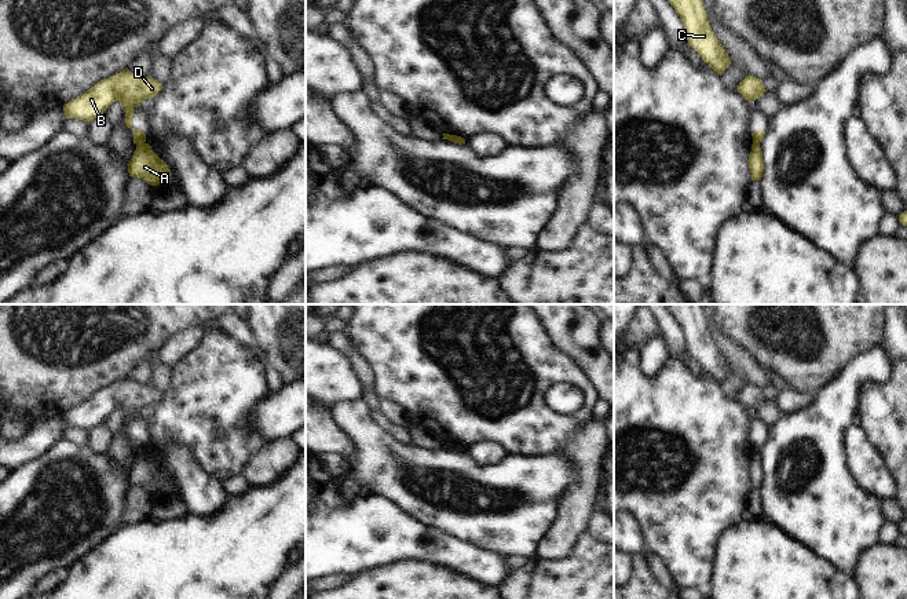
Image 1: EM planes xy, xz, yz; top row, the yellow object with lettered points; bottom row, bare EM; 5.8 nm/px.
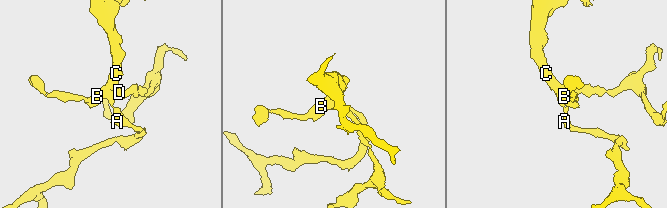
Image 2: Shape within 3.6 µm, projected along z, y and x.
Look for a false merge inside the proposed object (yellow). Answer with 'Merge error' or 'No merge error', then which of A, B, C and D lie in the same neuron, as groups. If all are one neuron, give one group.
Merge error. Groups: A / B C D.

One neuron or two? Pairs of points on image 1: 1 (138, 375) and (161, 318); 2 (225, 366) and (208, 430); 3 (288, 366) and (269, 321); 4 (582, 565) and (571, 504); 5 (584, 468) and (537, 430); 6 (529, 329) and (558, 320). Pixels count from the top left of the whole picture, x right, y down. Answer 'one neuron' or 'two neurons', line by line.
1: two neurons
2: one neuron
3: one neuron
4: two neurons
5: two neurons
6: two neurons

